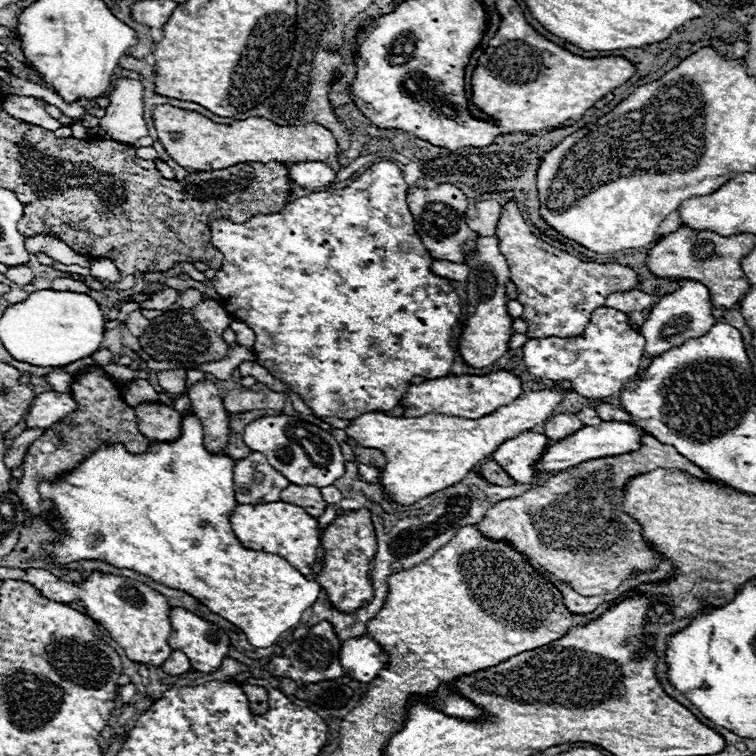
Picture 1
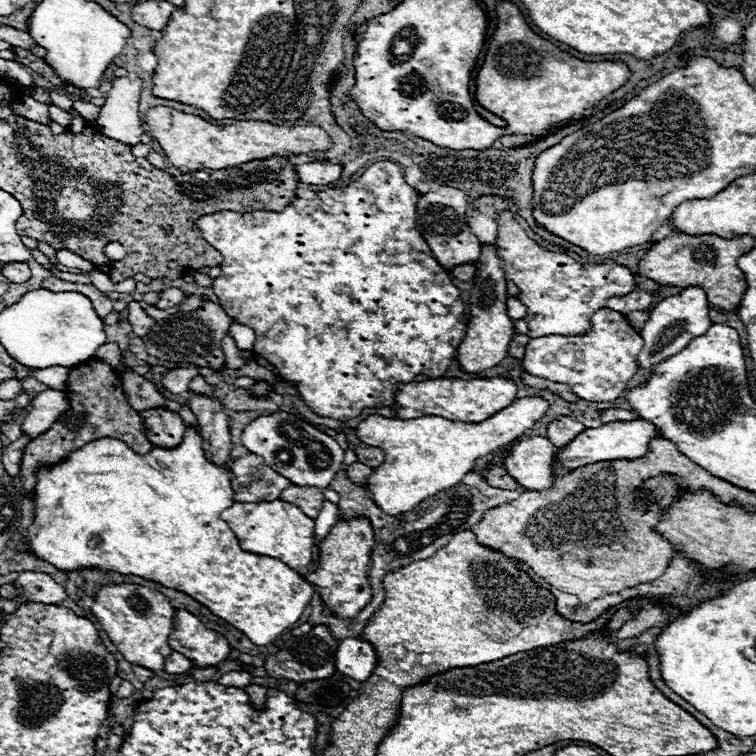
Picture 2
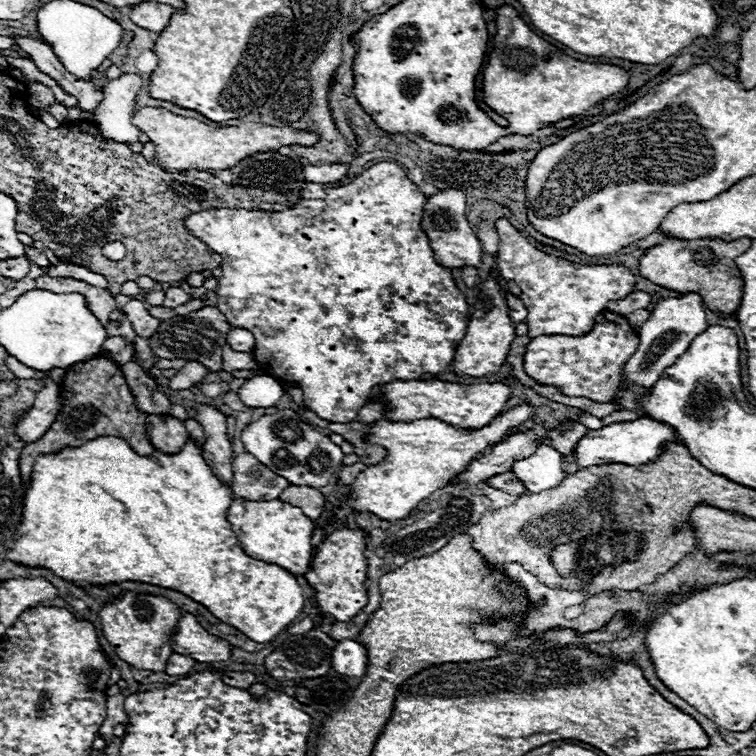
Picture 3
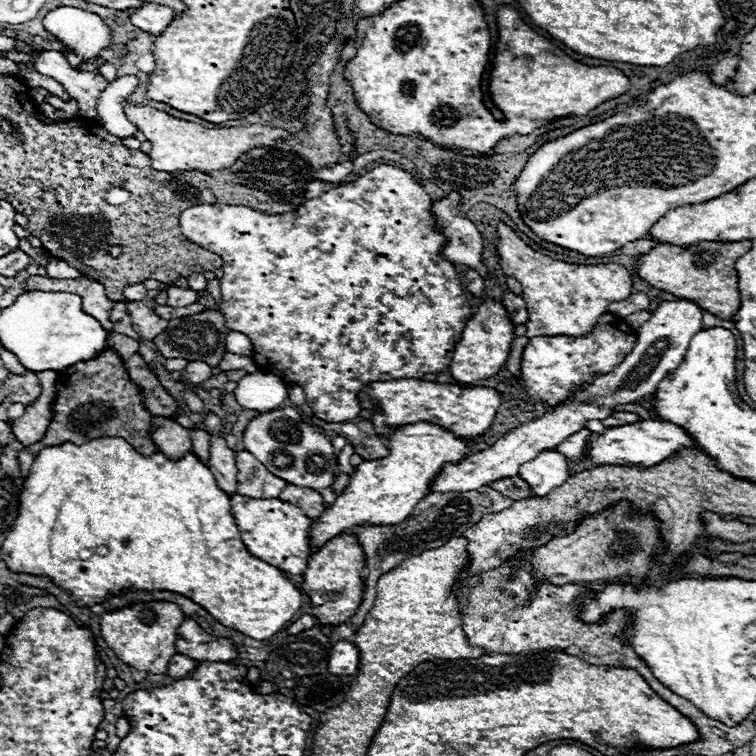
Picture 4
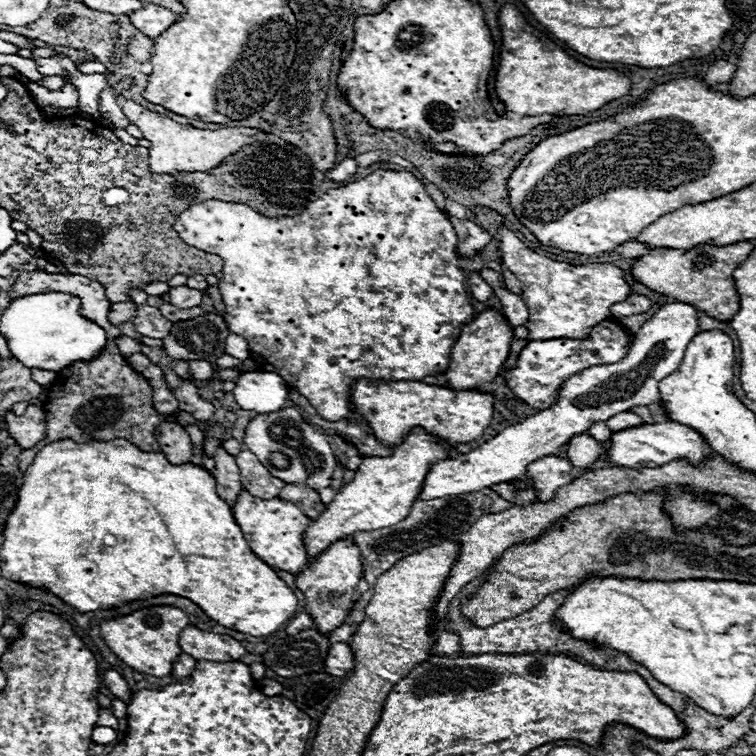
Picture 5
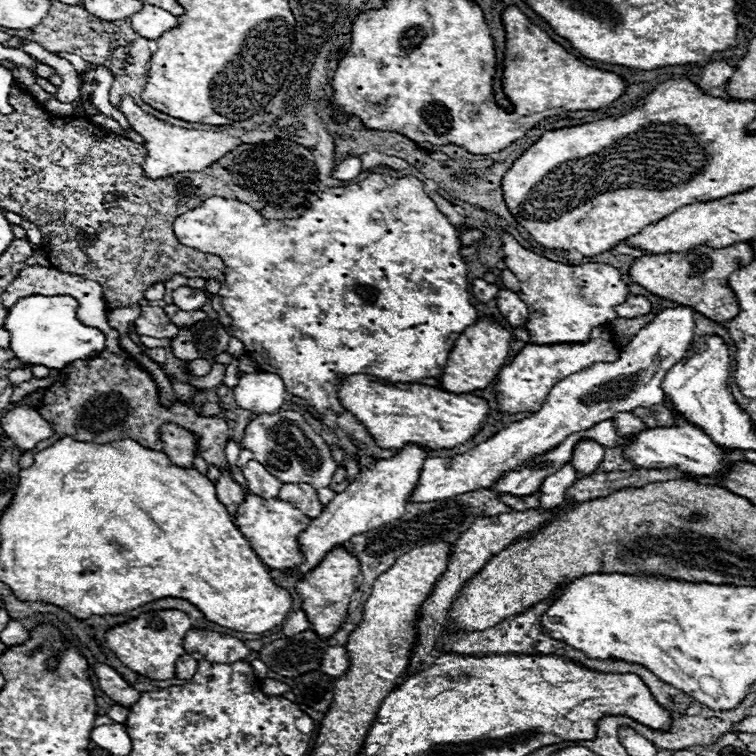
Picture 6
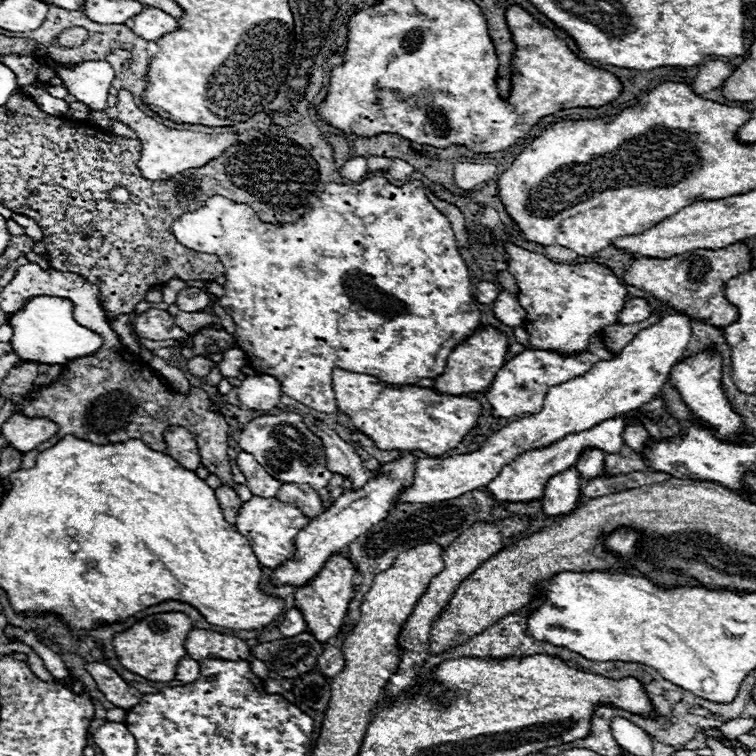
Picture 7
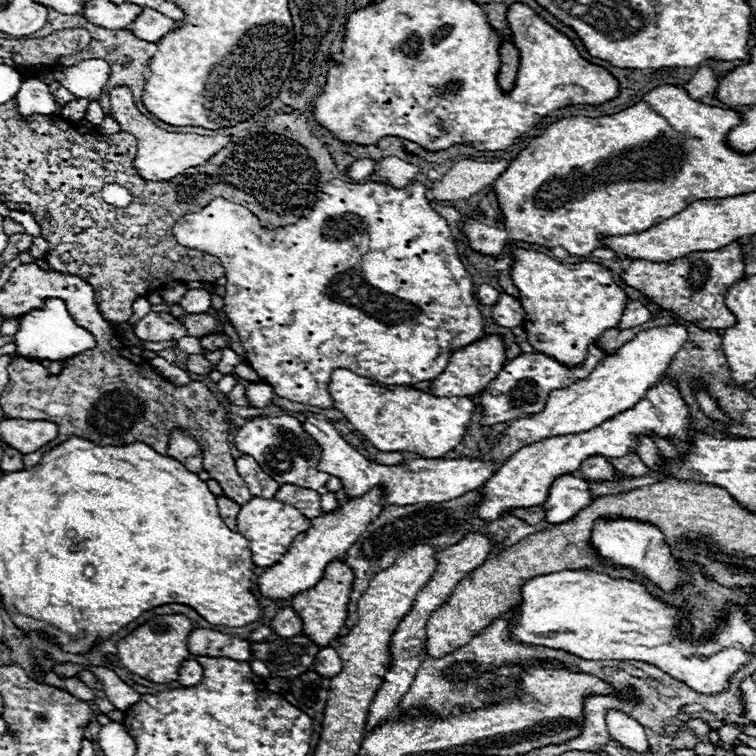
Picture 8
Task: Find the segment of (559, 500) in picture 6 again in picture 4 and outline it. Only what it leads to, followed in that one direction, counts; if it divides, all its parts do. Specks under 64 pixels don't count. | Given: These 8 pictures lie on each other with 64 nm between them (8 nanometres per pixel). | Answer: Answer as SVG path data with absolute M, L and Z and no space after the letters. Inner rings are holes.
M556 450L540 452L536 460L530 460L528 464L520 466L518 476L524 478L524 482L528 482L528 486L532 488L532 494L546 496L552 488L564 484L570 478L568 458L564 458Z

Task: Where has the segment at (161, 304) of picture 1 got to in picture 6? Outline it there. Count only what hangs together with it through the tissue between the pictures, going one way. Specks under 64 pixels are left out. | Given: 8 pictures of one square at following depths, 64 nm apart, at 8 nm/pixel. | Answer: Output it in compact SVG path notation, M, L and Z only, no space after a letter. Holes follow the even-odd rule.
M180 286L172 292L172 304L176 304L180 310L200 310L206 304L208 296L204 290Z

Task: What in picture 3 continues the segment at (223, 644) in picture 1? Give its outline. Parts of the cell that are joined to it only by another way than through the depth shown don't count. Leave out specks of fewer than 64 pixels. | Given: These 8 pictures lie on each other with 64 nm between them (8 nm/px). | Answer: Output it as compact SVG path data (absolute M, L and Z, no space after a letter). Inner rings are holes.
M182 612L176 632L172 636L172 648L178 654L194 658L196 662L222 662L228 660L232 654L232 646L228 640L208 634L196 616Z

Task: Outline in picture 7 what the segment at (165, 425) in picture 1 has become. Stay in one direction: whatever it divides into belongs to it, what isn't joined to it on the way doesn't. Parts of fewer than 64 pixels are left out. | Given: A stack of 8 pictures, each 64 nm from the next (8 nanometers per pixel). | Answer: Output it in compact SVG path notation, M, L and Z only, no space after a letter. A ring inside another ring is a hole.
M170 426L164 432L164 442L166 442L166 454L174 458L182 468L188 468L188 470L198 468L200 454L196 448L196 440L186 428Z

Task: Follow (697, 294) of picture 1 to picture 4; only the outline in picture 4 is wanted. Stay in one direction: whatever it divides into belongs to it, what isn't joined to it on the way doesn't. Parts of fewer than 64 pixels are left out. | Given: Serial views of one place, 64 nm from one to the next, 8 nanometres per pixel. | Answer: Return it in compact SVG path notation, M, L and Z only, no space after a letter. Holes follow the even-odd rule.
M670 300L662 302L650 316L648 322L644 322L636 336L638 342L634 350L624 358L622 364L614 368L614 372L606 376L596 376L594 384L588 390L574 392L566 404L560 404L552 414L544 414L540 418L534 418L520 428L504 434L498 442L494 442L490 448L470 454L460 464L446 464L442 472L432 482L432 492L466 492L466 490L478 490L480 486L486 486L494 480L516 476L518 466L534 460L542 450L556 448L564 438L568 438L572 432L578 432L584 428L586 420L604 420L612 414L612 408L618 404L630 404L638 398L652 396L656 392L658 382L678 364L682 362L688 344L692 336L703 329L702 309L692 300Z

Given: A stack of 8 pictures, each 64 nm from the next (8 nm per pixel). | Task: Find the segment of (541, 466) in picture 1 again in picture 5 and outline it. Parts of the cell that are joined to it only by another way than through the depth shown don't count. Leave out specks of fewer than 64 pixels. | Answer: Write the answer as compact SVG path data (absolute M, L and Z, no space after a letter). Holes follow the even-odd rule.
M662 422L662 424L642 424L634 428L626 428L620 432L614 432L610 436L608 444L604 446L604 456L616 464L616 466L628 466L628 468L656 468L664 466L672 460L686 458L692 464L698 464L704 460L704 456L710 454L710 446L702 440L700 434L696 434L692 428L676 422Z

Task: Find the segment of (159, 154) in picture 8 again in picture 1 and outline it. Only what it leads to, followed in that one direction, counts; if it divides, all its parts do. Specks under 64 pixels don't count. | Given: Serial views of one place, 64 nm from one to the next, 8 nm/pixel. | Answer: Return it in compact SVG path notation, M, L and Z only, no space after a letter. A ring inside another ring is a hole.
M170 104L156 106L152 118L168 156L186 170L224 170L240 162L324 162L338 152L338 142L332 132L314 122L306 126L278 126L264 118L246 118L232 124L216 124L198 112Z

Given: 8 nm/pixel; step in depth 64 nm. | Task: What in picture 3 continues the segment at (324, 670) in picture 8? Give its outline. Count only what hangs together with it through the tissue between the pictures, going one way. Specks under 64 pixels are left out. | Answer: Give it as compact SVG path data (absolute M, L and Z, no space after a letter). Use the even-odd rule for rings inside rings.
M340 640L332 654L332 668L340 674L362 678L368 670L368 652L356 640Z

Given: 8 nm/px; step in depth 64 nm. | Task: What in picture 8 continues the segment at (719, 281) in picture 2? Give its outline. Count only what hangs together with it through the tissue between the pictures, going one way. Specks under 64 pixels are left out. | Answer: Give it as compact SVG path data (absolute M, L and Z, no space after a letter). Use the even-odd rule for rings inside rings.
M738 242L714 252L692 252L688 256L676 258L672 262L648 262L632 260L628 270L624 270L622 280L646 294L652 302L678 314L678 318L692 322L706 330L724 330L736 324L736 316L728 310L724 294L728 286L744 278L744 254Z

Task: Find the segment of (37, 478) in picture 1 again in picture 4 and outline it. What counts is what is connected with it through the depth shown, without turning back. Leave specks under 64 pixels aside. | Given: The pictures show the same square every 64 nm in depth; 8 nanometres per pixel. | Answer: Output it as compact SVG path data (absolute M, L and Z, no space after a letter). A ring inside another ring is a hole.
M108 348L100 354L100 358L86 360L58 372L58 398L54 402L52 422L44 434L44 440L20 450L20 472L22 476L28 476L34 458L46 446L58 446L64 442L86 444L104 436L120 436L132 444L136 452L154 454L158 448L150 438L150 420L152 414L142 406L142 392L130 382L124 362L118 358L118 354Z

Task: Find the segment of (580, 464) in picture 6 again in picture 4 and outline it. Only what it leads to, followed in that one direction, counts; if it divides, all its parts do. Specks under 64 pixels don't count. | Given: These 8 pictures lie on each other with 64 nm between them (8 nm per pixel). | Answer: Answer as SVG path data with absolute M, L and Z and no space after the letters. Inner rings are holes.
M582 428L580 432L574 432L572 436L568 436L568 440L564 440L556 446L556 452L564 454L568 460L582 460L590 434L592 432L588 432L588 428Z

